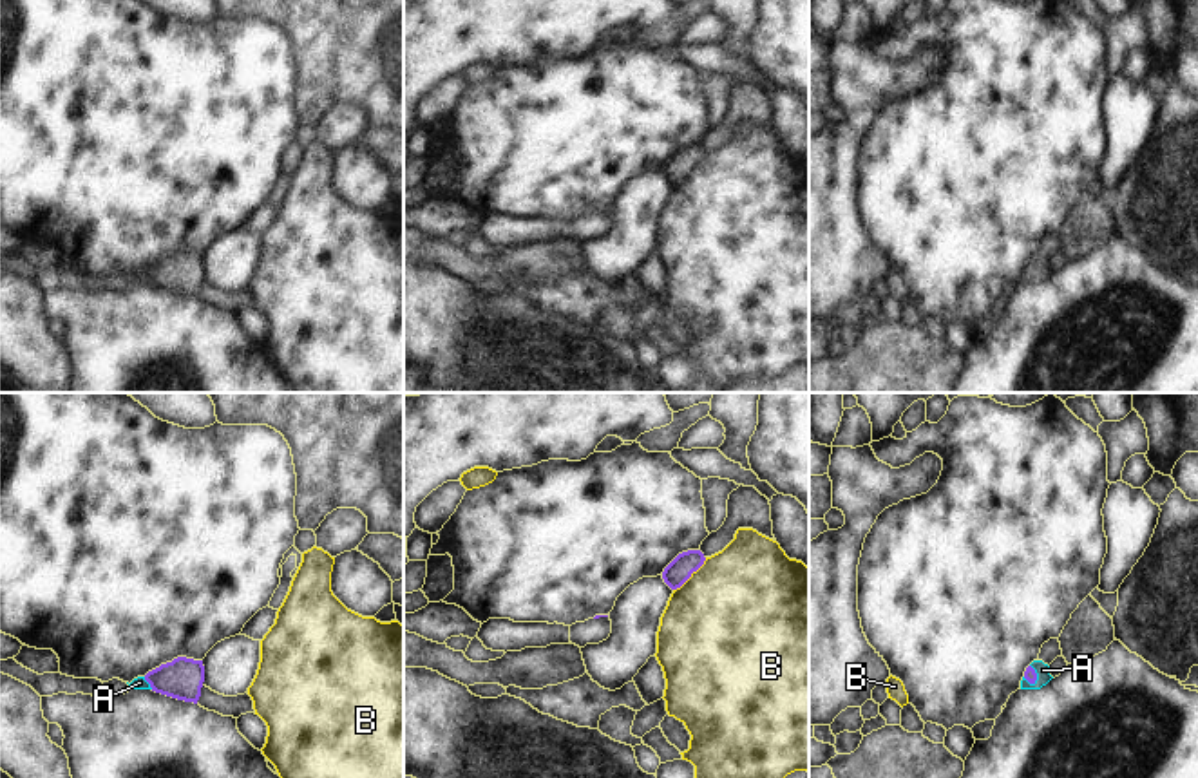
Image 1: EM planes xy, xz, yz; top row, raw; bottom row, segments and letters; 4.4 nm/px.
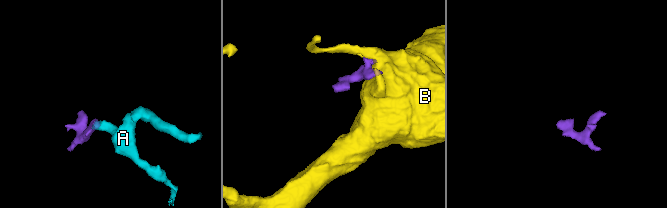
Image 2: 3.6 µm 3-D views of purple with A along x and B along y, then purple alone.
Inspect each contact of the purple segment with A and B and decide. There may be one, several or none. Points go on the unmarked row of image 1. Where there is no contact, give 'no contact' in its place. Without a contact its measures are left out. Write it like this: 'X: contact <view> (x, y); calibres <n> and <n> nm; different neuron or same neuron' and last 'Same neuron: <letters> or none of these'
A: contact xy (147, 275); calibres 180 and 60 nm; same neuron
B: contact xz (690, 170); calibres 110 and 500 nm; different neuron
Same neuron: A

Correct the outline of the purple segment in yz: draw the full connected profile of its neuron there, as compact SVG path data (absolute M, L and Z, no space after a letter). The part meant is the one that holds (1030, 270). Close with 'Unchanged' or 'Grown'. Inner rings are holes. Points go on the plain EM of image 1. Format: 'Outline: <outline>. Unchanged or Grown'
Outline: M1033 255L1021 275L1021 284L1041 284L1046 280L1053 271L1050 270L1050 261L1042 255Z. Grown.

